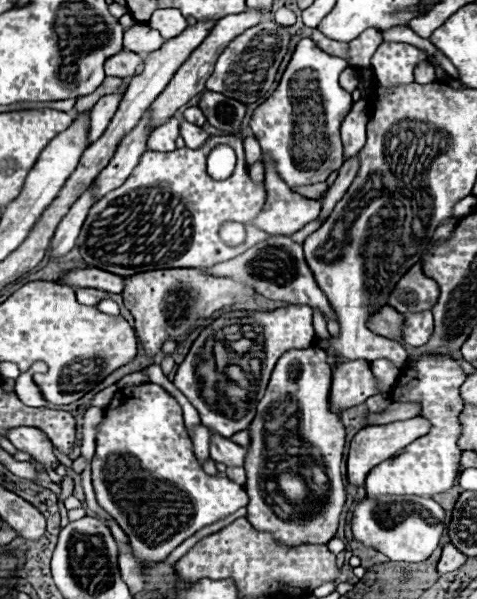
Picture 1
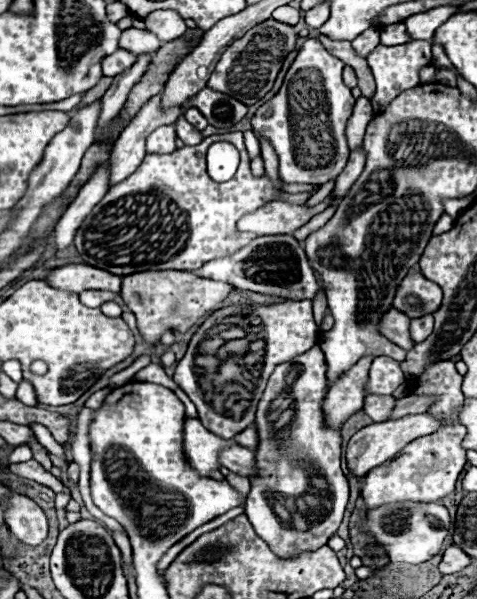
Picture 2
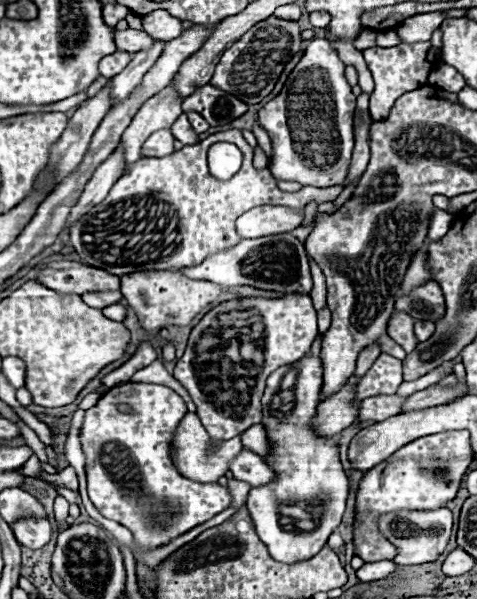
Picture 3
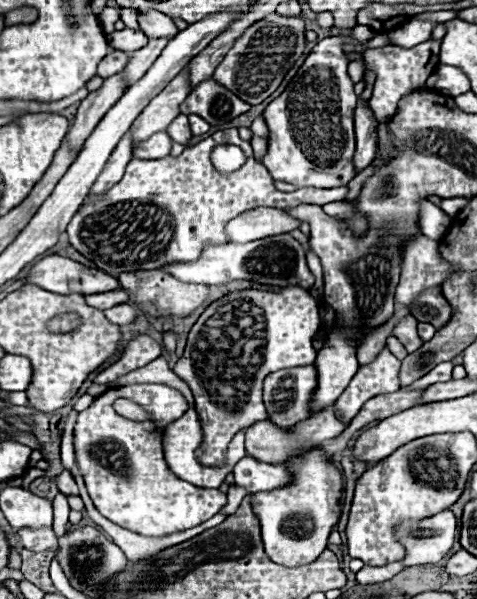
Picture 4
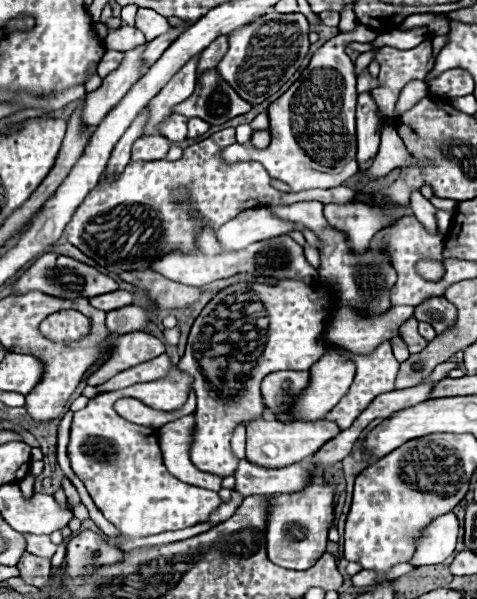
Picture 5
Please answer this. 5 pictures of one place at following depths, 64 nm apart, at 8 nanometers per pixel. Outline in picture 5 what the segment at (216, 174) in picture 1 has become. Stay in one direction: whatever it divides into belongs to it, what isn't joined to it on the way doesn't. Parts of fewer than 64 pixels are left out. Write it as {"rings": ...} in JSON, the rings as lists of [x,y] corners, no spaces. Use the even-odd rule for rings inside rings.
{"rings":[[[358,26],[358,32],[338,34],[324,42],[312,56],[310,64],[302,70],[300,78],[268,106],[272,142],[264,150],[254,150],[248,144],[235,143],[222,150],[222,162],[234,164],[256,160],[264,164],[268,174],[286,182],[292,190],[310,188],[334,188],[358,174],[356,164],[356,76],[354,64],[346,56],[344,48],[350,42],[370,40],[378,34],[366,26]]]}

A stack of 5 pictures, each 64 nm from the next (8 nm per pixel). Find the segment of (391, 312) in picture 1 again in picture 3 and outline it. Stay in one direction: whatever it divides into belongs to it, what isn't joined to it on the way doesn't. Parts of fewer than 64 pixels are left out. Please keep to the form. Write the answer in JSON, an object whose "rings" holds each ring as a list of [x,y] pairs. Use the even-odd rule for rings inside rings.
{"rings":[[[394,312],[390,316],[390,322],[386,326],[386,332],[406,352],[412,352],[416,348],[416,344],[418,344],[416,336],[414,336],[414,318],[408,316],[406,312]]]}

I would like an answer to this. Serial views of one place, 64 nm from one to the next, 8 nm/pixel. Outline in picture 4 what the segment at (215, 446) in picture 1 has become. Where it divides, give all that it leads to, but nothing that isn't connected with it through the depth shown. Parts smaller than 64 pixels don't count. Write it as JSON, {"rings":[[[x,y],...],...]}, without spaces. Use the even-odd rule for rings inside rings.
{"rings":[[[244,456],[234,466],[234,478],[238,486],[244,486],[248,494],[274,490],[286,486],[290,482],[290,472],[284,466],[266,466],[266,462],[258,462],[256,458]]]}

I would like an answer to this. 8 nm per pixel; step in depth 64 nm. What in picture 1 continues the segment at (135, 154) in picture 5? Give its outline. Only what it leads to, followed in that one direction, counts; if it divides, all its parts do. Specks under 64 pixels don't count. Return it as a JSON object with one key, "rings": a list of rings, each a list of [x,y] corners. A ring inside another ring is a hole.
{"rings":[[[174,116],[166,124],[158,126],[150,136],[148,136],[148,150],[156,152],[172,152],[176,150],[176,138],[180,136],[180,120]]]}

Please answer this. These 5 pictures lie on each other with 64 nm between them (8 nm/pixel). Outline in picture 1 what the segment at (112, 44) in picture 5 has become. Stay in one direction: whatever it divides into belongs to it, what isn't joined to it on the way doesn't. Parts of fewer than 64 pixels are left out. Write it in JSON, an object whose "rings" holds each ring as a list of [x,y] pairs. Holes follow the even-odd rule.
{"rings":[[[134,24],[124,32],[124,50],[136,52],[136,54],[148,54],[158,50],[164,44],[164,38],[158,34],[158,30],[150,30],[150,26]]]}

